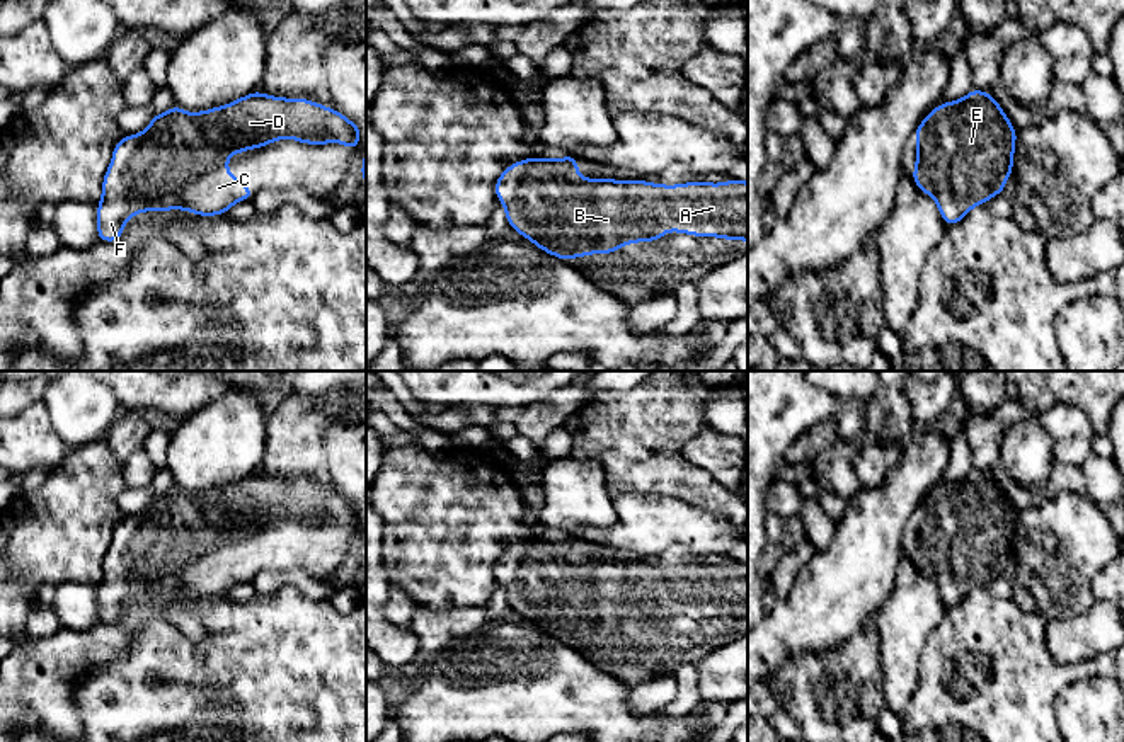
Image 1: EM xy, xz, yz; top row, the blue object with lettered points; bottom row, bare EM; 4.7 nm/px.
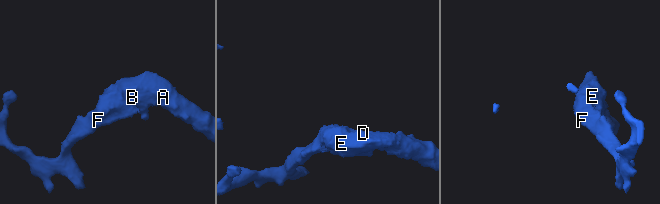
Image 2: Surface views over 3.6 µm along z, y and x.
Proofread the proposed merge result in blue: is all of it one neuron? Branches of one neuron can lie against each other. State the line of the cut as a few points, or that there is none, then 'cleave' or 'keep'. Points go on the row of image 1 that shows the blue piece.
no cut; keep

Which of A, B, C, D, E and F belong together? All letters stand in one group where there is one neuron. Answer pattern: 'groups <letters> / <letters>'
groups A B C D E F

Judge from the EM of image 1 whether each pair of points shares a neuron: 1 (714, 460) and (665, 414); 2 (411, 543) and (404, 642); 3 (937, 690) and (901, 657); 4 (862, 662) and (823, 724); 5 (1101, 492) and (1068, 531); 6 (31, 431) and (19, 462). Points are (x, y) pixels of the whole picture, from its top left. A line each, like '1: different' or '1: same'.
1: different
2: different
3: different
4: same
5: different
6: same

